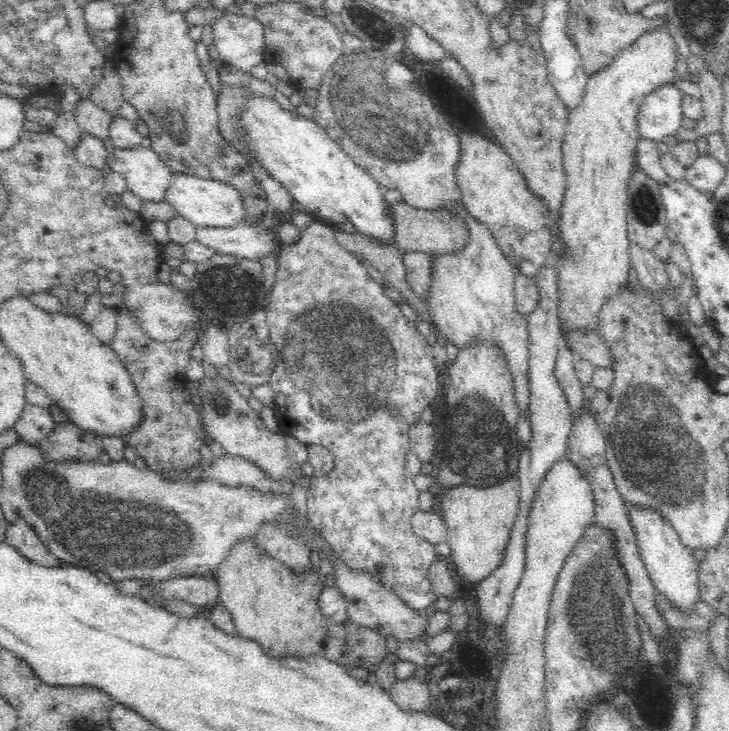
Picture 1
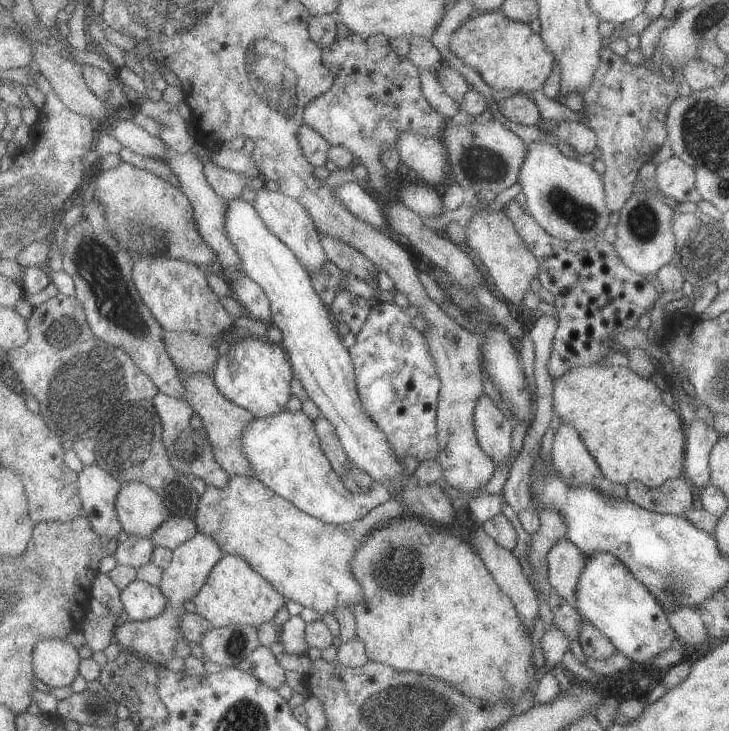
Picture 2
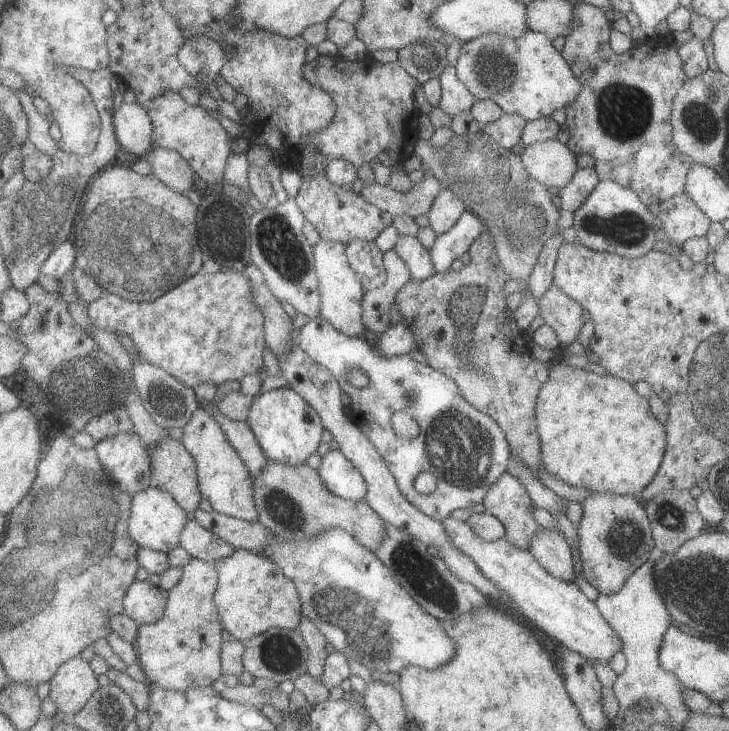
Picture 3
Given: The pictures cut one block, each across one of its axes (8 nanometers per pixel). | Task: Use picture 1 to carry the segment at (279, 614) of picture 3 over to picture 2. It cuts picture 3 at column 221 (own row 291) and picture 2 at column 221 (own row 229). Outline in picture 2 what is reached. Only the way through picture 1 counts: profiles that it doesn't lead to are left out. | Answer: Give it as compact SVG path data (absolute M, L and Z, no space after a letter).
M226 554L223 561L212 571L204 590L194 598L196 612L222 628L230 625L261 627L272 622L289 599L282 594L260 571L242 556Z

